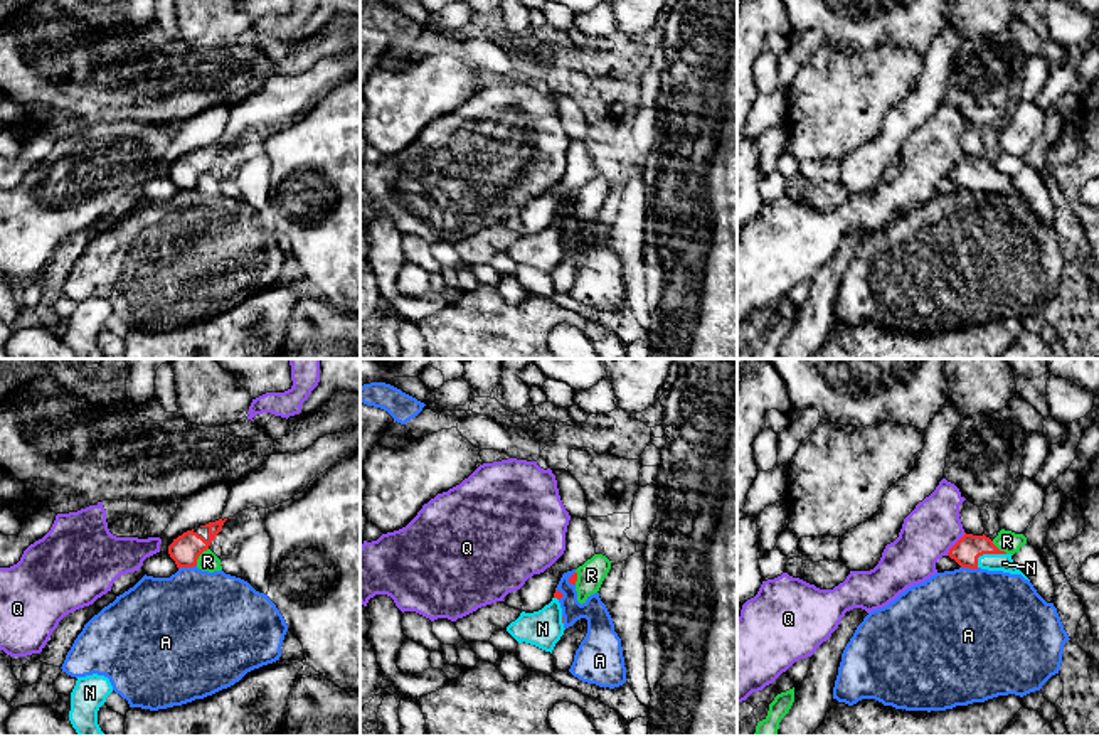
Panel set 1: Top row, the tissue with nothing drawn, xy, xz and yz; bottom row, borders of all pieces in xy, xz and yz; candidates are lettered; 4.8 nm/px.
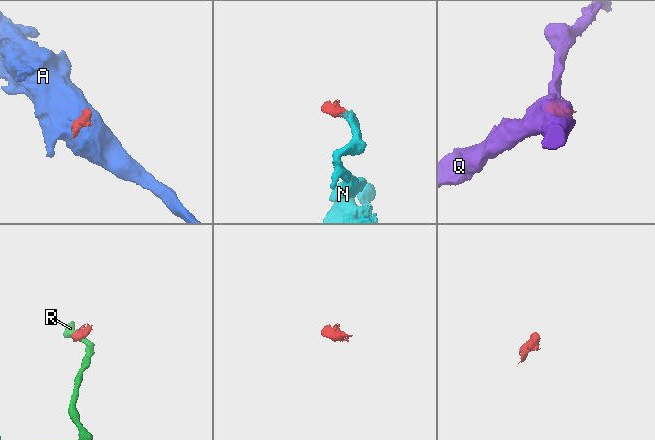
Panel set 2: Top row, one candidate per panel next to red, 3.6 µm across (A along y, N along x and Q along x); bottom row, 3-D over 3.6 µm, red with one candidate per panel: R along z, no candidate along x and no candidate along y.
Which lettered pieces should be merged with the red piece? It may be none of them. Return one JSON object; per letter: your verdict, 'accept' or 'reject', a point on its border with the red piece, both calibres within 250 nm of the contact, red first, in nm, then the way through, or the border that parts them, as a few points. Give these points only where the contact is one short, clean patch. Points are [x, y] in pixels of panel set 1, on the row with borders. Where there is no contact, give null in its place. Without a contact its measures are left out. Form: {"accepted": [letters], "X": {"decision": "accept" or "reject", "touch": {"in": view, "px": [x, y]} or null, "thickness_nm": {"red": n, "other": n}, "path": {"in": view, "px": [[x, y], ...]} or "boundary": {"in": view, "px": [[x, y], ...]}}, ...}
{"accepted": ["N"], "A": {"decision": "reject", "touch": {"in": "xy", "px": [187, 566]}, "thickness_nm": {"red": 140, "other": 460}, "boundary": {"in": "xy", "px": [[196, 565], [179, 570]]}}, "N": {"decision": "accept", "touch": {"in": "yz", "px": [987, 553]}, "thickness_nm": {"red": 130, "other": 80}, "path": {"in": "yz", "px": [[966, 551], [987, 553], [1003, 563]]}}, "Q": {"decision": "reject", "touch": {"in": "yz", "px": [955, 544]}, "thickness_nm": {"red": 130, "other": 260}, "boundary": {"in": "yz", "px": [[965, 533], [946, 554]]}}, "R": {"decision": "reject", "touch": {"in": "xy", "px": [199, 554]}, "thickness_nm": {"red": 140, "other": 100}, "boundary": {"in": "xy", "px": [[207, 548], [196, 565]]}}}

